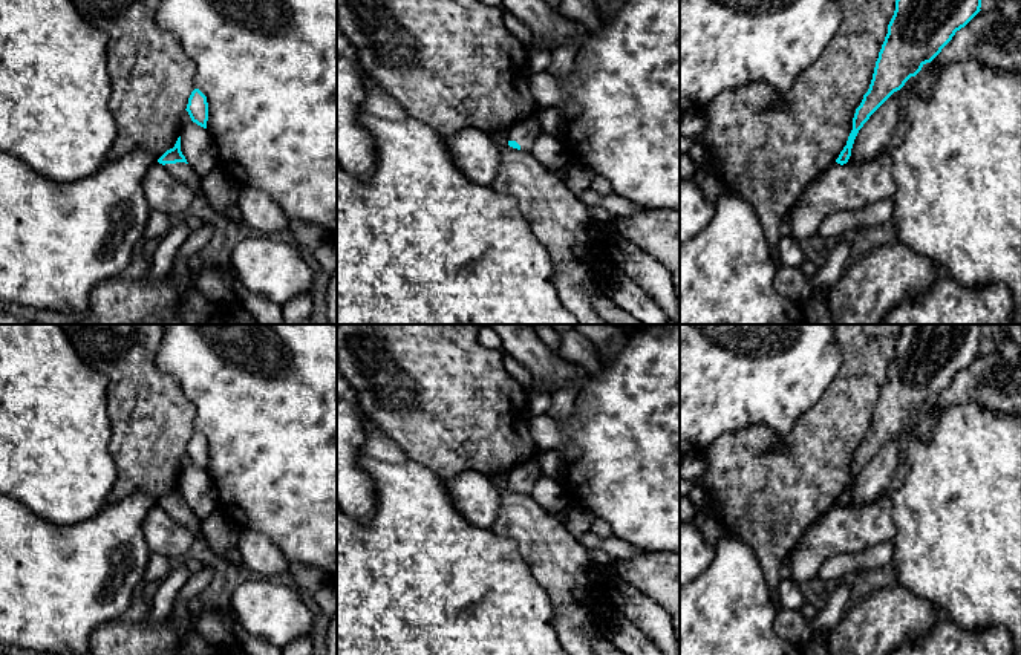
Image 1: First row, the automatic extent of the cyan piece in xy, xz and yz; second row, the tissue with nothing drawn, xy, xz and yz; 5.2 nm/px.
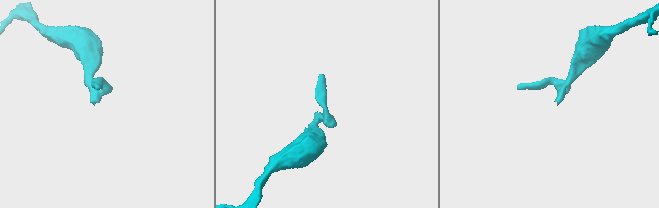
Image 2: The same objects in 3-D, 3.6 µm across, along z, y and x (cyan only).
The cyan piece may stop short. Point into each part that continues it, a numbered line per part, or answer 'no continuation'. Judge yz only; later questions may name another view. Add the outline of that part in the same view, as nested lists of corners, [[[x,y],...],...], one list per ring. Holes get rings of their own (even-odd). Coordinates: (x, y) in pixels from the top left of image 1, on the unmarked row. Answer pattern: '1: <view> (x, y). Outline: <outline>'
no continuation

